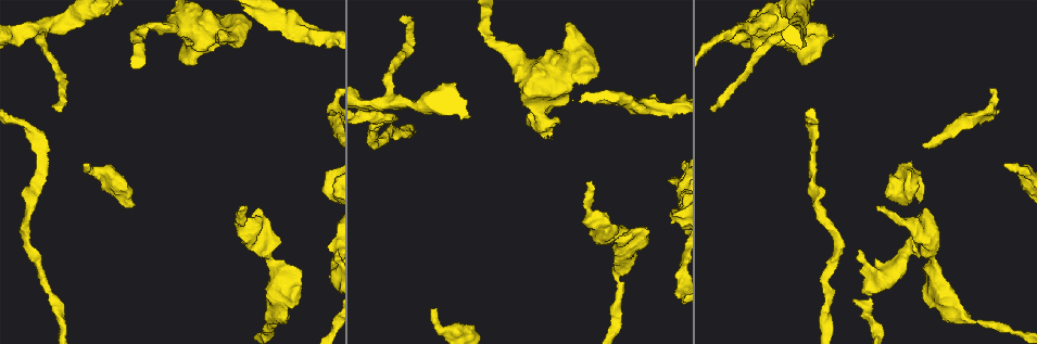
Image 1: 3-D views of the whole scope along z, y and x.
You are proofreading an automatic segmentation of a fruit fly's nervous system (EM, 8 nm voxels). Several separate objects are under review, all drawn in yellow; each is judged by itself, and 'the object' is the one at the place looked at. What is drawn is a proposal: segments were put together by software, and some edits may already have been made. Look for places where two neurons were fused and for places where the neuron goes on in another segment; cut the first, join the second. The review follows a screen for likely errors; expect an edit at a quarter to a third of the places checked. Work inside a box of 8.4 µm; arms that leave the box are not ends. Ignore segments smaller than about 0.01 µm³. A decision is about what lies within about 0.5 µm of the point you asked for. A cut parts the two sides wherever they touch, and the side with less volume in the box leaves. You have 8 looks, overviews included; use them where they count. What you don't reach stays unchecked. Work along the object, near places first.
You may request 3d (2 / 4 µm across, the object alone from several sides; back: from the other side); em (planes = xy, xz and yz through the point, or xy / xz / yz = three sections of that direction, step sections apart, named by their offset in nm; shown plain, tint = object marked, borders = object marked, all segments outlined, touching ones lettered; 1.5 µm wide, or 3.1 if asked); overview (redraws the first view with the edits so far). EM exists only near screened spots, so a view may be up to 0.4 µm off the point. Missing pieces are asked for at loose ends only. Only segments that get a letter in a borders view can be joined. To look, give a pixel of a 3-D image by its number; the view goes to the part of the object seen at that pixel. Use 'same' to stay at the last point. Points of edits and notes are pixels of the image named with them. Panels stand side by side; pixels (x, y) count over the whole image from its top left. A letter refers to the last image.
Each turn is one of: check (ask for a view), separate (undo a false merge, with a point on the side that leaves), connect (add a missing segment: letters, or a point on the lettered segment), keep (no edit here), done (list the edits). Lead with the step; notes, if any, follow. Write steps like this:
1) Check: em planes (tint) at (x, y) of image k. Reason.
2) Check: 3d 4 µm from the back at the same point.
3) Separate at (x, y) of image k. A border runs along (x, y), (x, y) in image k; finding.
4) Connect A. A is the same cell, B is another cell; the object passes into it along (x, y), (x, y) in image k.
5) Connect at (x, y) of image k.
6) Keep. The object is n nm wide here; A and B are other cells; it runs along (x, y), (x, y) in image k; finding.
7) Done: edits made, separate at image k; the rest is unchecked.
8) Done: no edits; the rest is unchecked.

Check: em planes (tint) at (84, 167) of image 1.

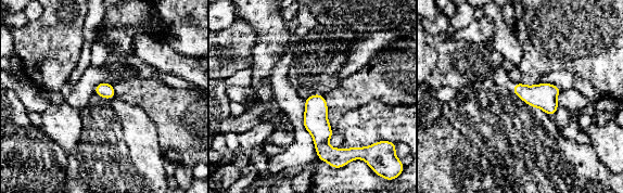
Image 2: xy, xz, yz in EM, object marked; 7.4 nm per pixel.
Check: em planes (borders) at the same point. See the neighbours.

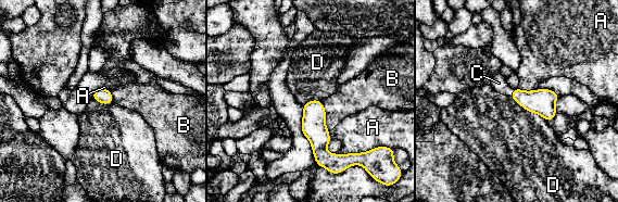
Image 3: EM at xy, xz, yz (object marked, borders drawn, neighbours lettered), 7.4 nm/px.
Connect C. The longest contact is with D, 360 nm; C is the same cell, A, B and D are other cells; the object passes into it along (541, 101), (513, 92), (499, 83) in image 3; it goes on there.

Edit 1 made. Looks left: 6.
Check: 3d 4 µm at (587, 183) of image 1. Thin end.

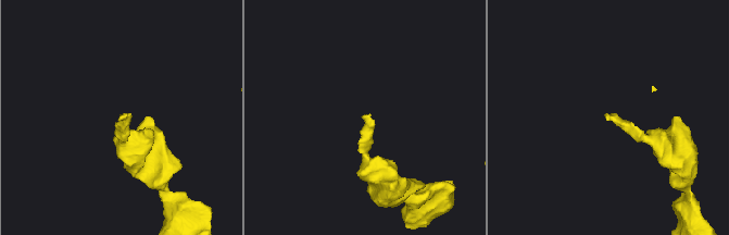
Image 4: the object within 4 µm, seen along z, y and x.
Check: em planes (borders) at (363, 115) of image 4.

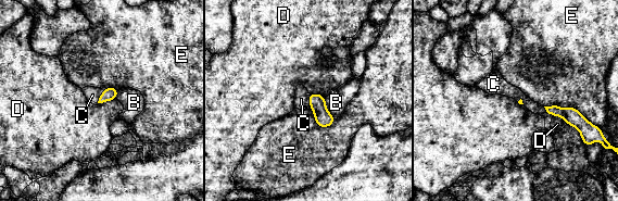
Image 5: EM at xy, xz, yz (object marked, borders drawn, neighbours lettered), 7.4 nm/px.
Connect C. The longest contact is with E, 360 nm; C is the same cell, B, D and E are other cells; it goes on there.

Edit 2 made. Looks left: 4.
Check: overview.

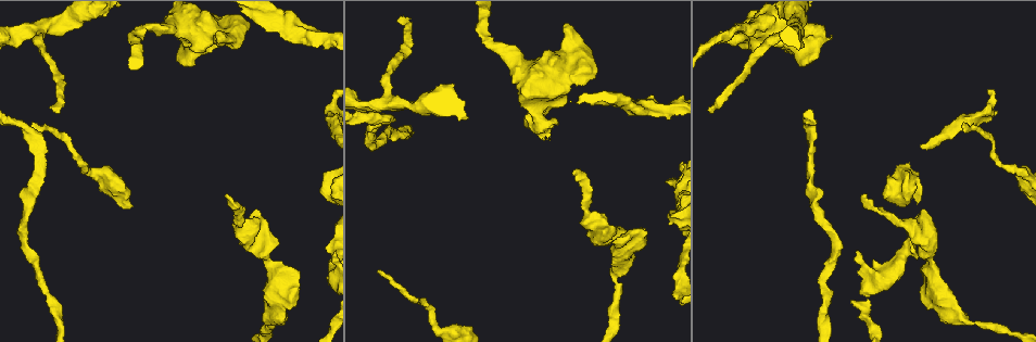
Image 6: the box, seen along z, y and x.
Check: em planes (borders) at (41, 30) of image 6. Side arm on a straight run.

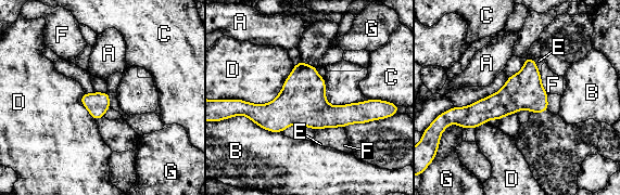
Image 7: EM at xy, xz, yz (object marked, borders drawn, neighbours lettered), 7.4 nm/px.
Keep. A, B, C, D, E, F and G are other cells; a border runs along (293, 65), (268, 103), (235, 100) in image 7; all the same neuron.

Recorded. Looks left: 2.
Done: edits made, connect at image 3, connect at image 5; the rest is unchecked.

